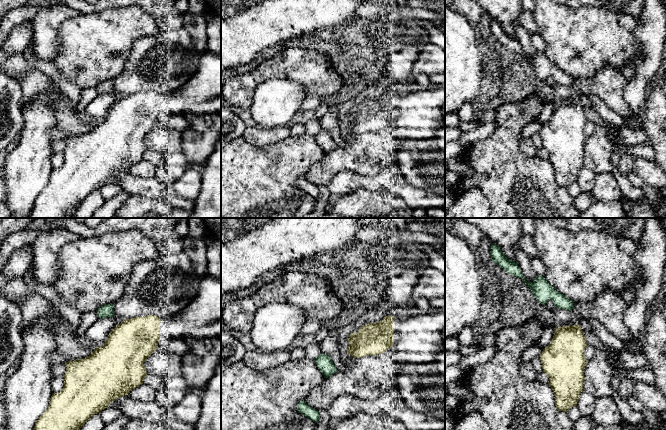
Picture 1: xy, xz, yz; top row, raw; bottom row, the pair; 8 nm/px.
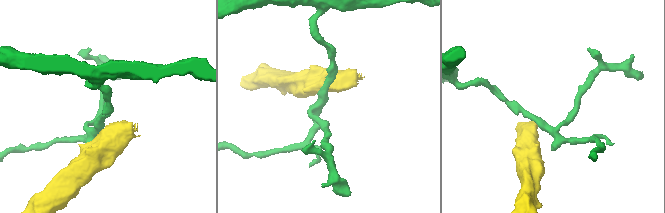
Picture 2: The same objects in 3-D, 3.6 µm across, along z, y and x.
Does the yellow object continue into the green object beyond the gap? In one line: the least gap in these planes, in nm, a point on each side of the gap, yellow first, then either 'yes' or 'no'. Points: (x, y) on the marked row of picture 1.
gap 80 nm; span xy (118, 324), (113, 316); no

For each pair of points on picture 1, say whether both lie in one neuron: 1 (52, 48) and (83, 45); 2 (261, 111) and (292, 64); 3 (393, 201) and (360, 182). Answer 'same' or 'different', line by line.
1: different
2: different
3: different

